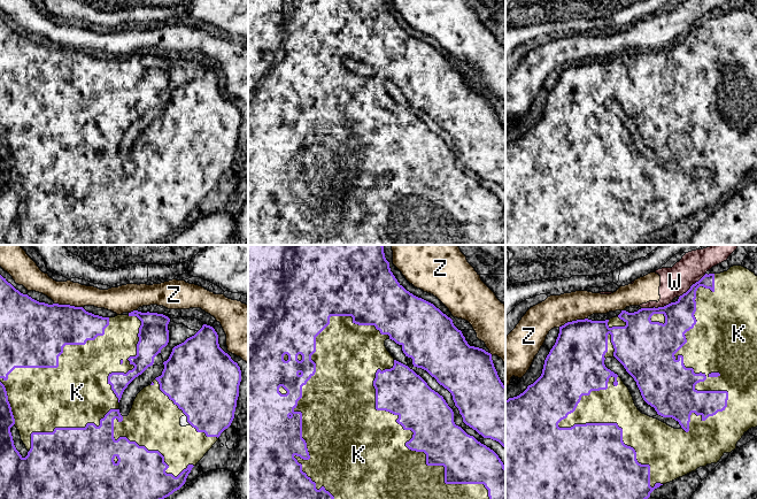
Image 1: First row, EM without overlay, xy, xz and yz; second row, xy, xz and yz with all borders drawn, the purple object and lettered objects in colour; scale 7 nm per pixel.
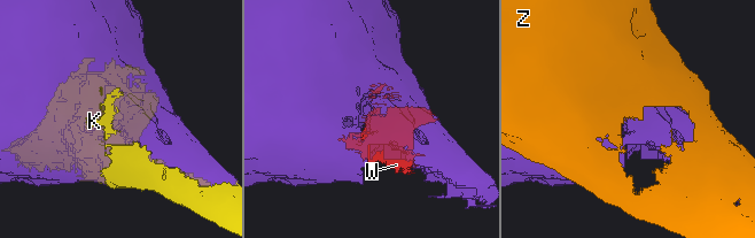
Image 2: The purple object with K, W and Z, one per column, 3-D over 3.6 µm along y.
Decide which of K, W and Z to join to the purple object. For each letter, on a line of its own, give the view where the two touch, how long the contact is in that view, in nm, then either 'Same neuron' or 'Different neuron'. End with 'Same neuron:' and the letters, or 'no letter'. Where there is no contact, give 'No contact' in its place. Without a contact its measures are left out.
K: Touches purple in yz. Shared border 1150 nm. Same neuron
W: Touches purple in yz. Shared border 220 nm. Different neuron
Z: Touches purple in yz. Shared border 220 nm. Different neuron
Same neuron: K

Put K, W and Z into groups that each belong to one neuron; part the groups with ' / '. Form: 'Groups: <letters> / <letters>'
Groups: K / W Z

